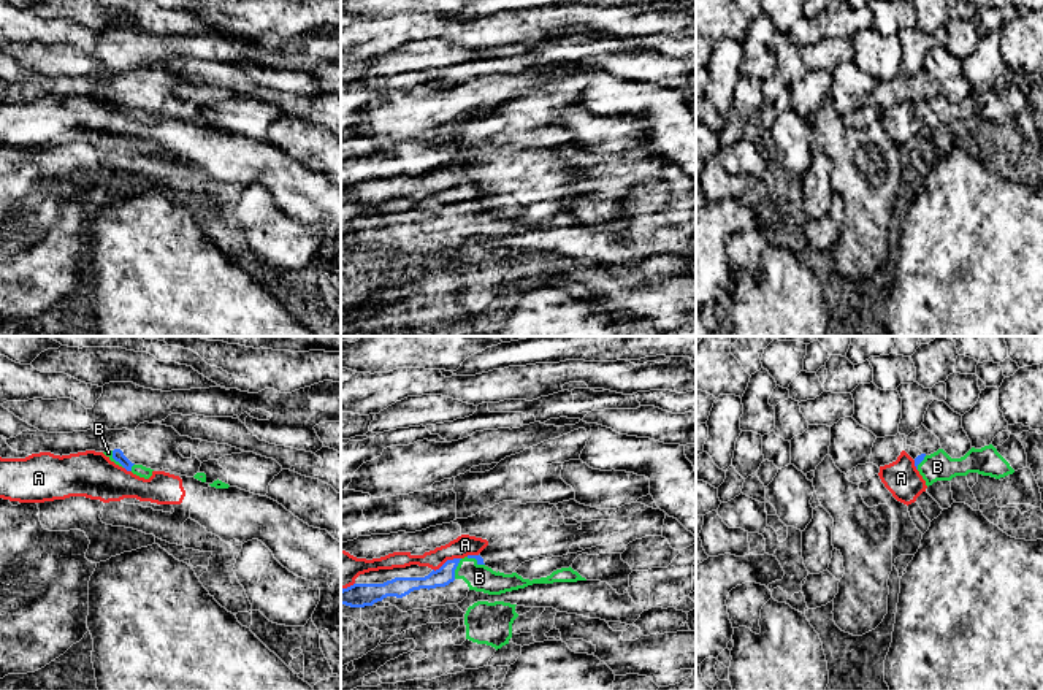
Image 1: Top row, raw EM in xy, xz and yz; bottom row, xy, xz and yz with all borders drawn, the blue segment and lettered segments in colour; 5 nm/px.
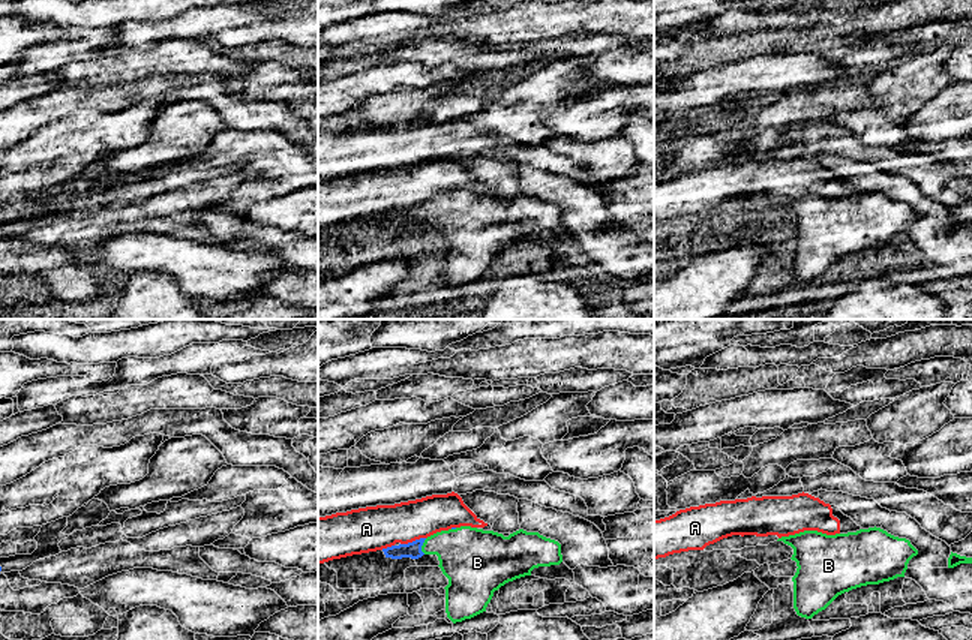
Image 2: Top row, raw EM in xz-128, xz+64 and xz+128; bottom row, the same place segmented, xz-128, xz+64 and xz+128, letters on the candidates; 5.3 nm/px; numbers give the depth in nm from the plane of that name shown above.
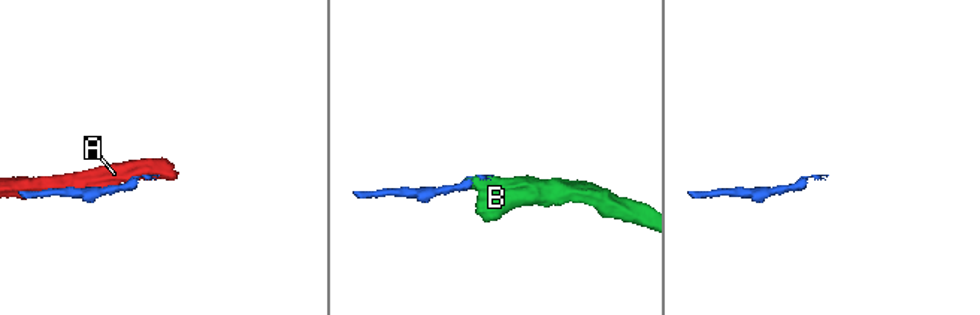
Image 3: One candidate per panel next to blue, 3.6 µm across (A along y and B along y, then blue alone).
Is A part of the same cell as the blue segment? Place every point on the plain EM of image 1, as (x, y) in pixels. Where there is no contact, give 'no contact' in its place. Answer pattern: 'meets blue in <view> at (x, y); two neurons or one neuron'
meets blue in xz at (447, 205); two neurons

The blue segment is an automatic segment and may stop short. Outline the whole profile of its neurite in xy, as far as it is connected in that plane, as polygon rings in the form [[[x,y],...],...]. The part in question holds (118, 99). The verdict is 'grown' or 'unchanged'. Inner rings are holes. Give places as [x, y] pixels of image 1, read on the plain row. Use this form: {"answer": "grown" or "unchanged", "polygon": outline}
{"answer": "grown", "polygon": [[[114,94],[114,95],[106,95],[103,97],[111,106],[114,106],[116,109],[125,113],[127,116],[132,116],[133,119],[149,124],[152,121],[151,113],[146,113],[143,109],[135,109],[132,108],[120,94]]]}

